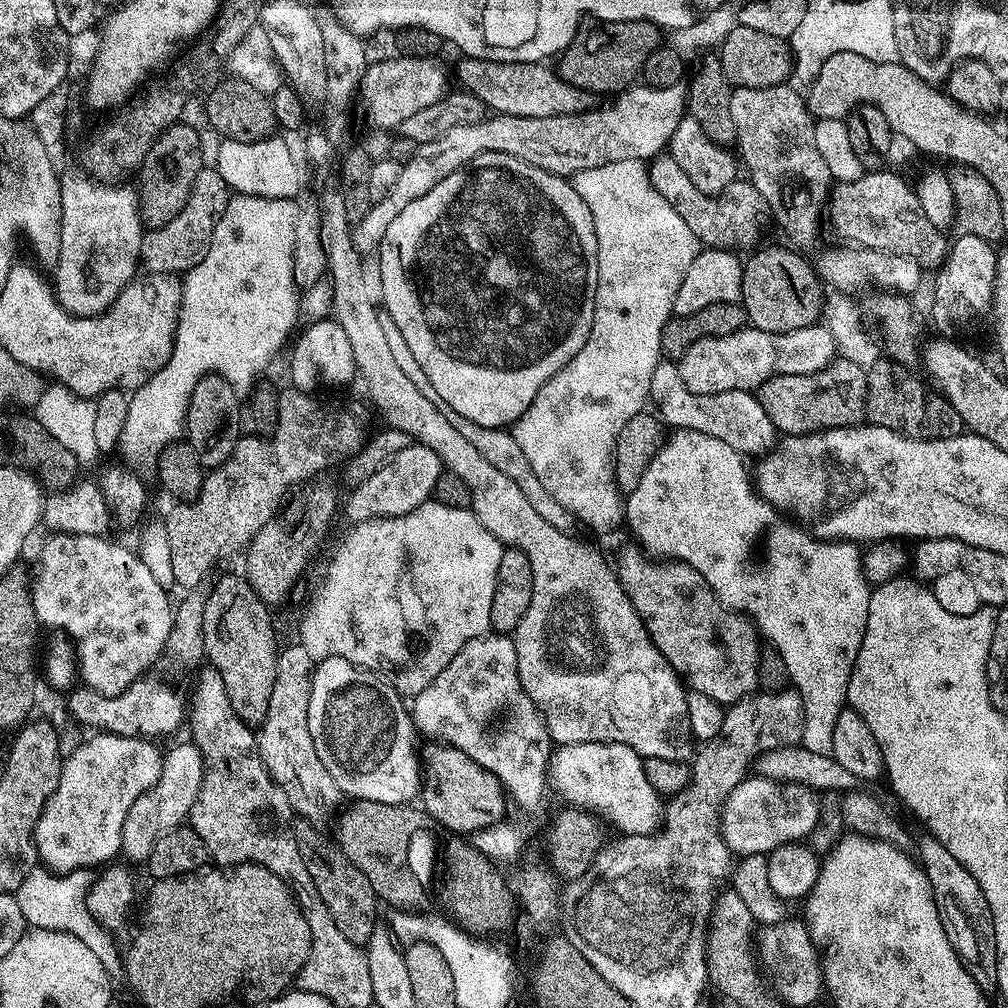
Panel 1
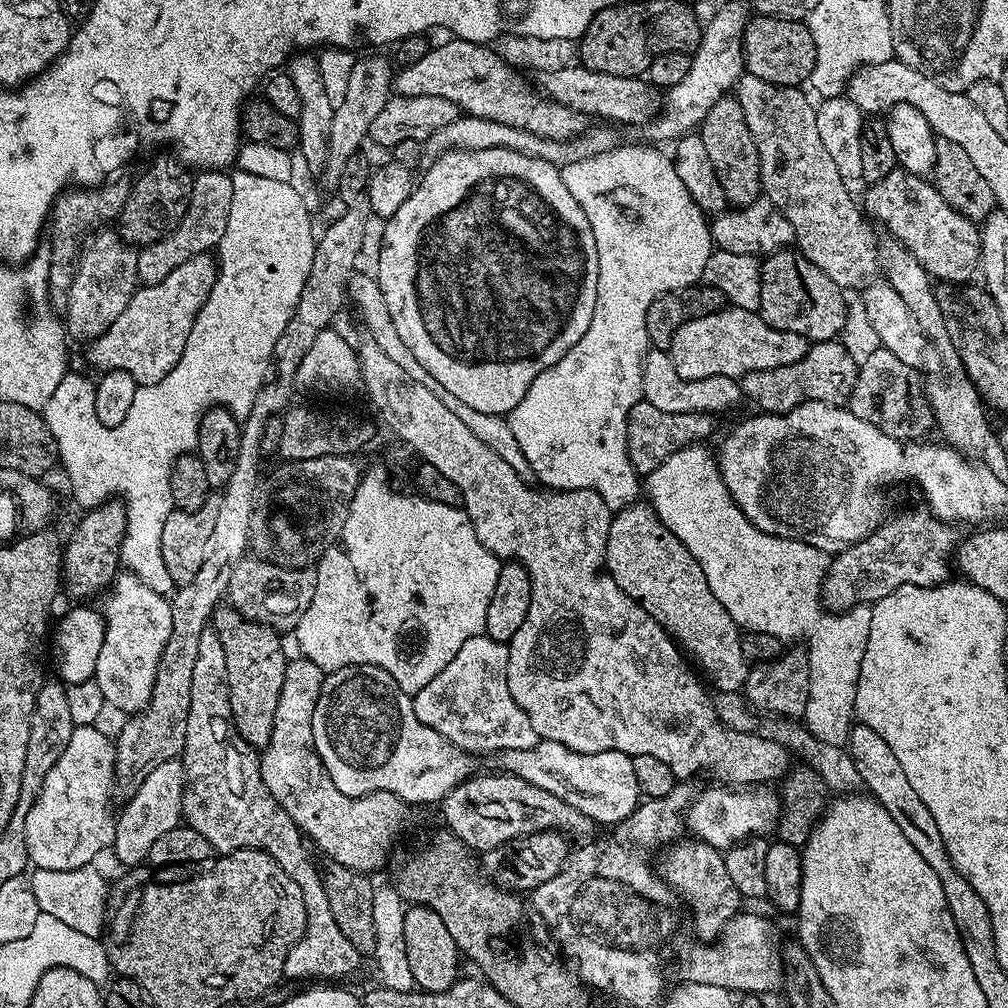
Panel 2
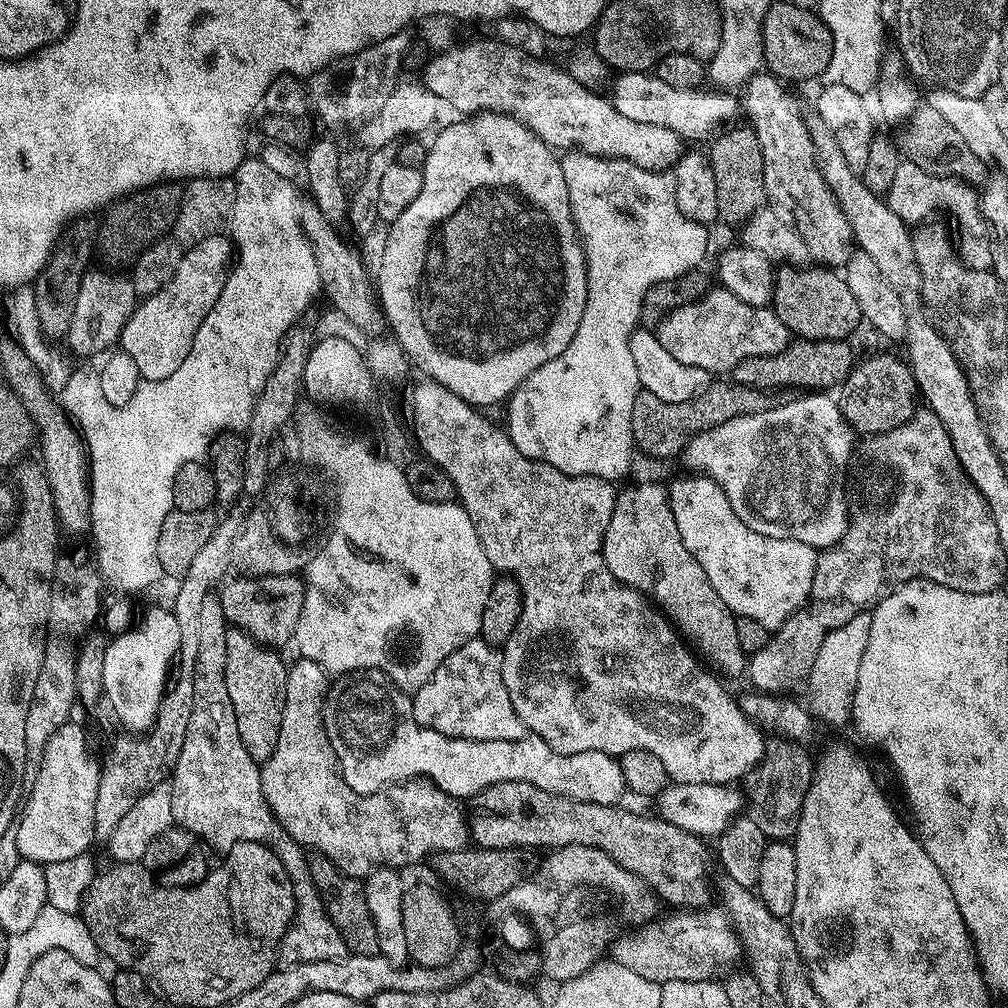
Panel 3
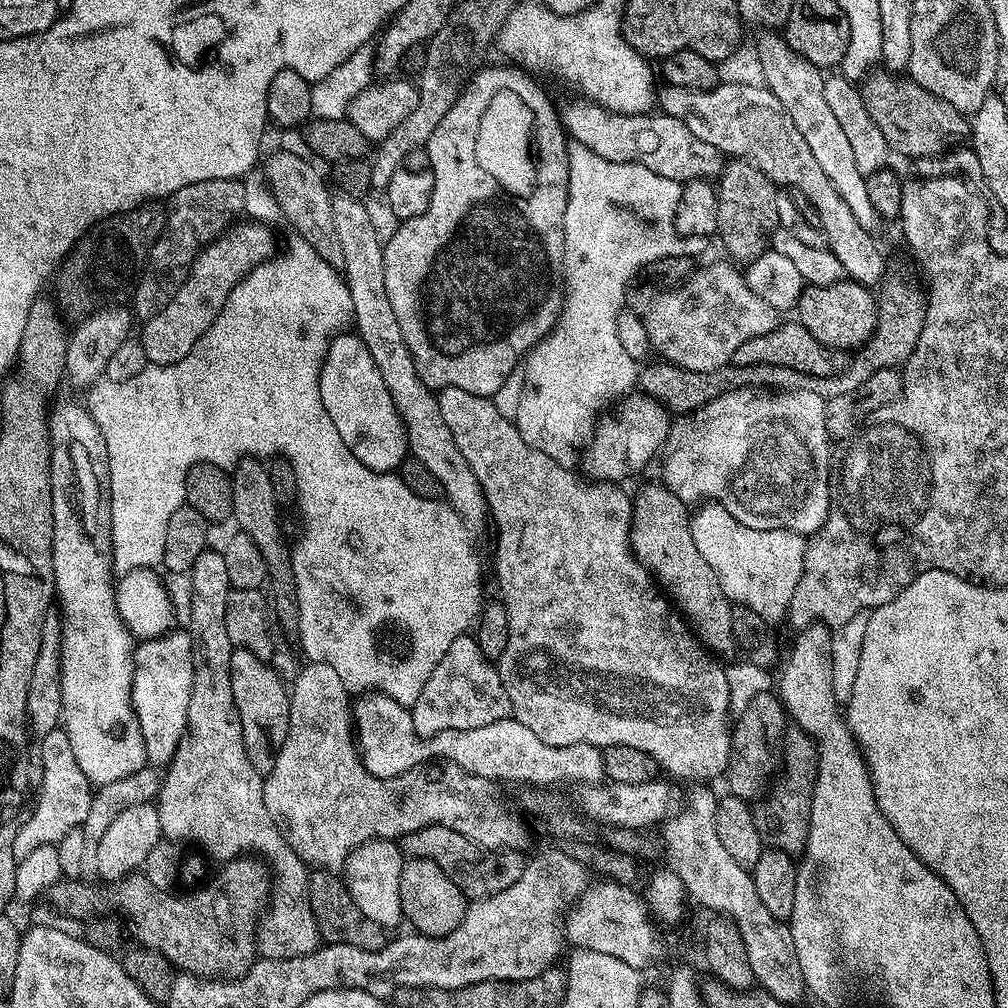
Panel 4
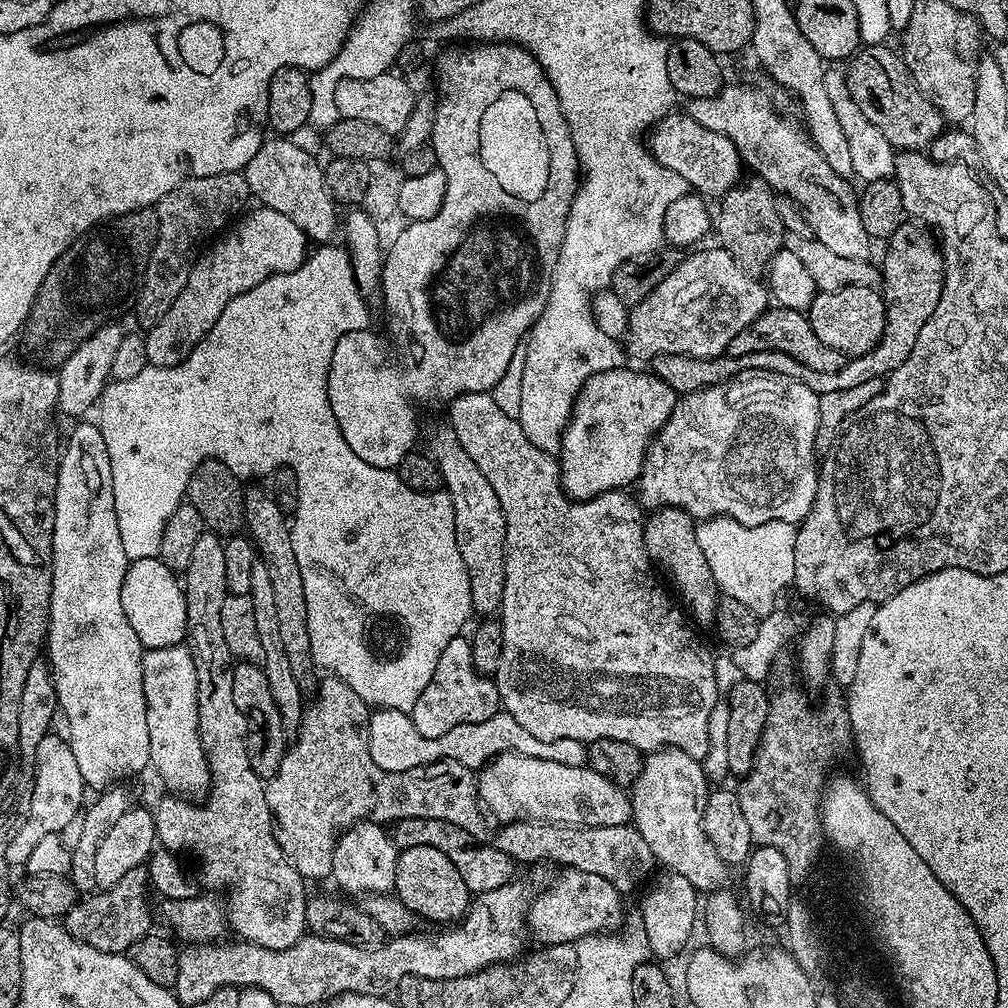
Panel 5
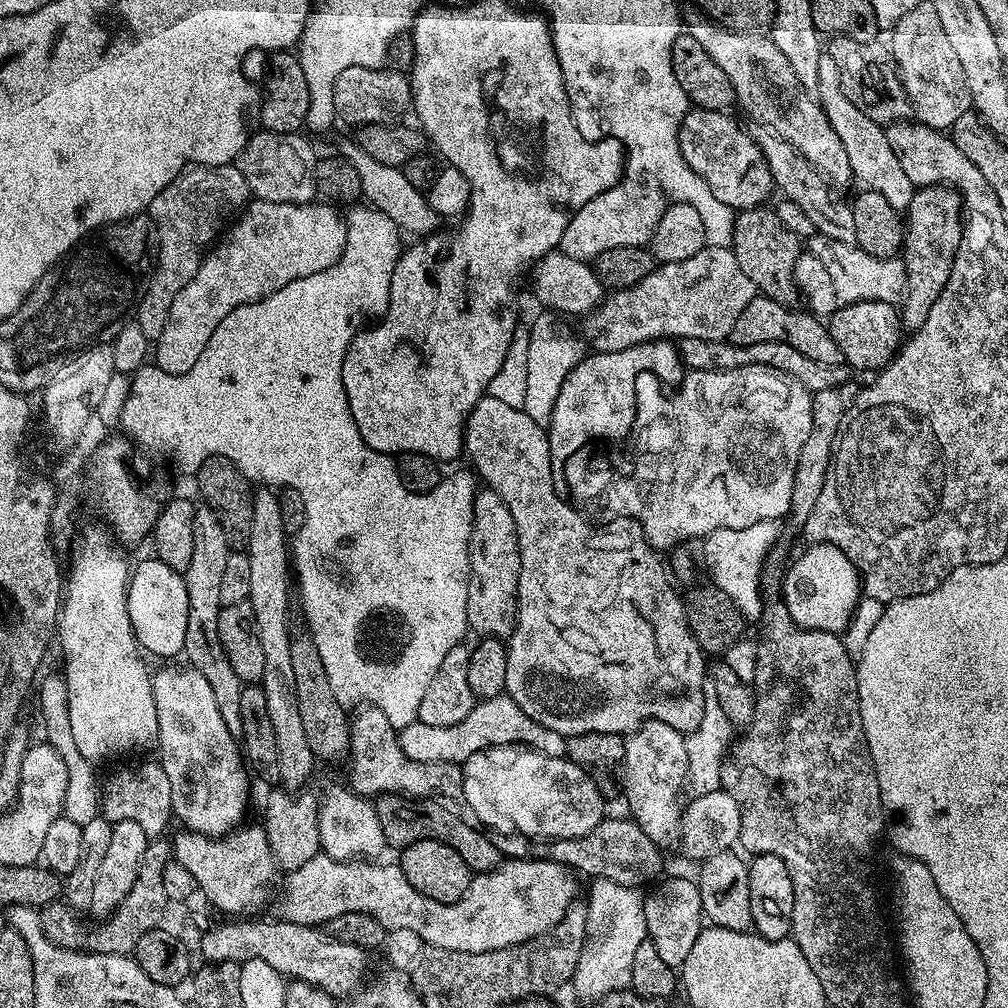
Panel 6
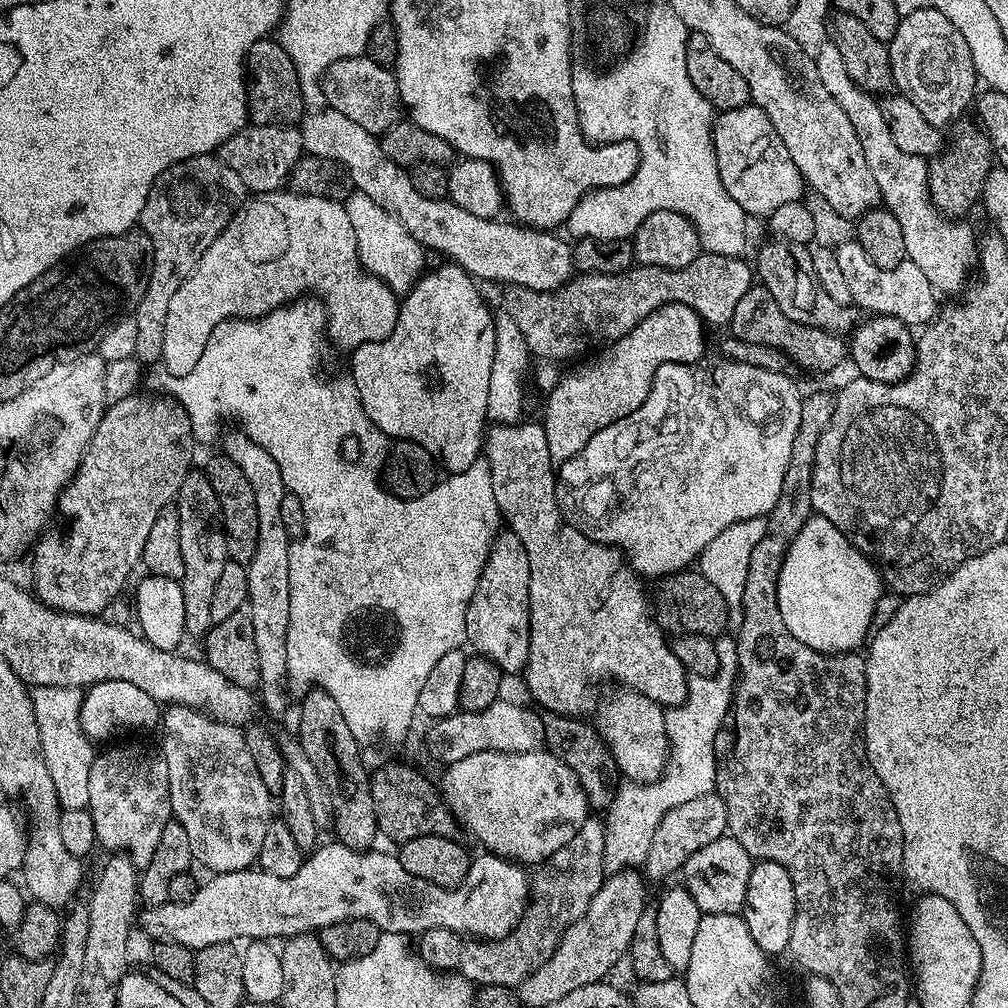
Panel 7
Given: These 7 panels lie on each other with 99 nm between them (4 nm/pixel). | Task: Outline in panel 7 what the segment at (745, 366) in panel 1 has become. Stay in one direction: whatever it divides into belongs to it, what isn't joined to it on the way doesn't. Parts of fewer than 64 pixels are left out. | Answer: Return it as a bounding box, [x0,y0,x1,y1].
[503,252,754,362]

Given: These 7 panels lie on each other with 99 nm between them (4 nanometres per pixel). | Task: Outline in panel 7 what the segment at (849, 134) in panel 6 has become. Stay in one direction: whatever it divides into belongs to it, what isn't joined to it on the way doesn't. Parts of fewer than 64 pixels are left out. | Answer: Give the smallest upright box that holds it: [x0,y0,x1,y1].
[814,42,978,293]

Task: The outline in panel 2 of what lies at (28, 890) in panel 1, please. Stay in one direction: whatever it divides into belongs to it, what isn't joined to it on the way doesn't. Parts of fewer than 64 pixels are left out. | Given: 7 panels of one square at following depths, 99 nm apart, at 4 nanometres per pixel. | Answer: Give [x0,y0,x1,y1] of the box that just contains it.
[30,863,110,938]

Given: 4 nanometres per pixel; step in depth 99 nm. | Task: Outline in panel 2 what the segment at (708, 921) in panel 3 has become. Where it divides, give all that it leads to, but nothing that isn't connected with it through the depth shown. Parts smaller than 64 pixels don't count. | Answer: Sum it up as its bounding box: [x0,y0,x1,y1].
[688,910,784,994]

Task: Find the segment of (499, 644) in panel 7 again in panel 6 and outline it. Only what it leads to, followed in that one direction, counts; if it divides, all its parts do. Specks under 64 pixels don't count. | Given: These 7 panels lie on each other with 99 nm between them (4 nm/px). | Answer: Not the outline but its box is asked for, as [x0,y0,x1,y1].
[466,486,520,638]

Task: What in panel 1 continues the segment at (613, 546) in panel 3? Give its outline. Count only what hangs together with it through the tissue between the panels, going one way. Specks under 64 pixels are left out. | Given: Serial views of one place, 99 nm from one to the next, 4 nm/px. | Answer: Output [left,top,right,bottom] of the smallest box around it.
[618,547,762,706]

